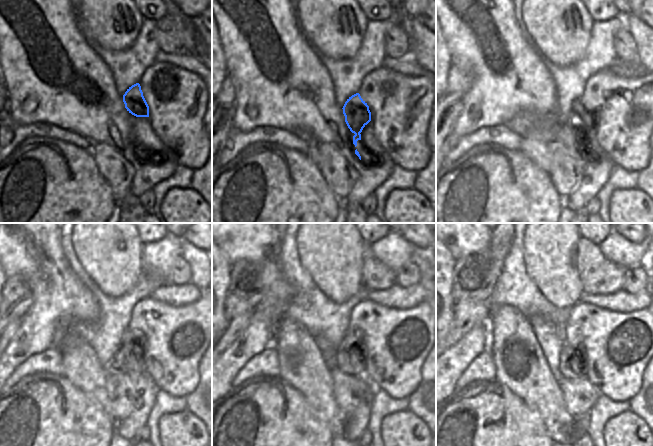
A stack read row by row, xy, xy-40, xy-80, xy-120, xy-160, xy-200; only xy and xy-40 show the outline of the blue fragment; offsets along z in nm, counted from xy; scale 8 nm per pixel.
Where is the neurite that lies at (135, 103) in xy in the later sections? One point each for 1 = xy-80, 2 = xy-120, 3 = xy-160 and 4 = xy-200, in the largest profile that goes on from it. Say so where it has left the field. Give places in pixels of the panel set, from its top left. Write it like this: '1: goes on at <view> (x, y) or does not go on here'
1: goes on at xy-80 (581, 120)
2: goes on at xy-120 (128, 360)
3: goes on at xy-160 (350, 358)
4: goes on at xy-200 (572, 363)

